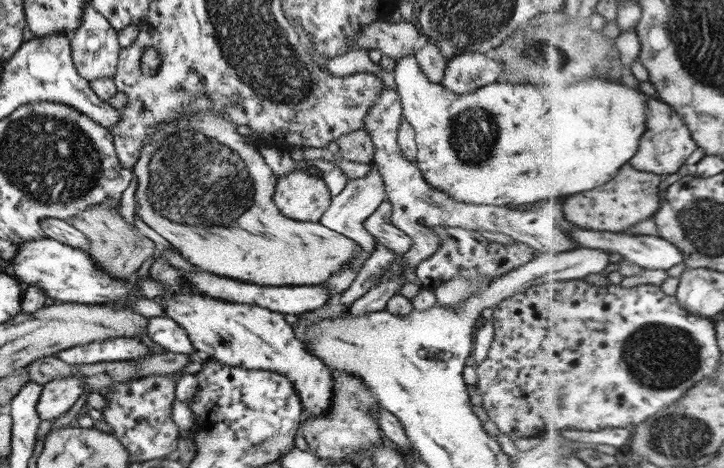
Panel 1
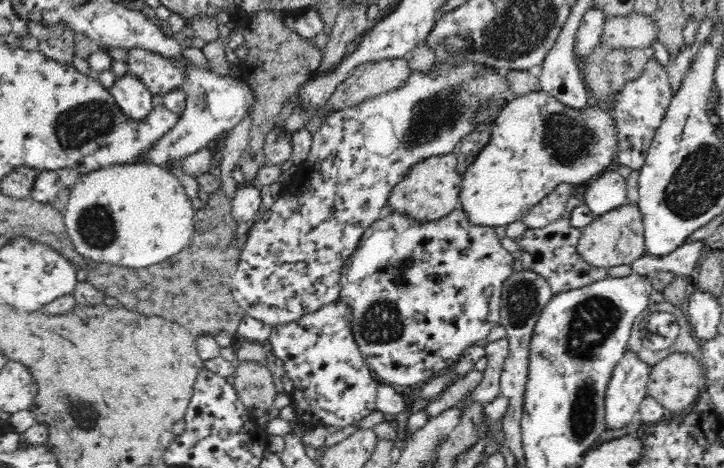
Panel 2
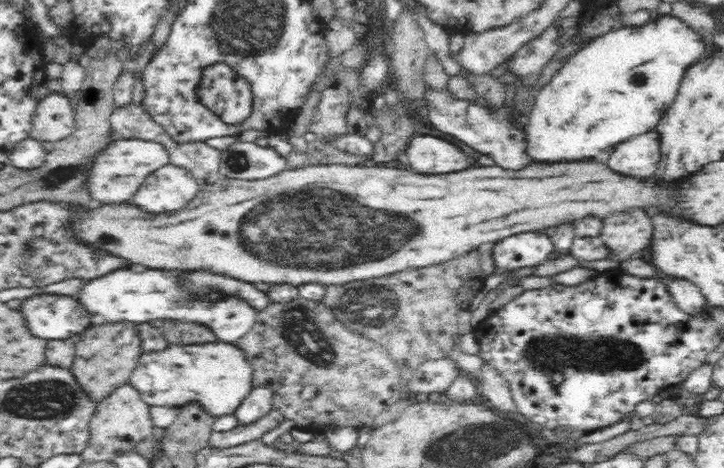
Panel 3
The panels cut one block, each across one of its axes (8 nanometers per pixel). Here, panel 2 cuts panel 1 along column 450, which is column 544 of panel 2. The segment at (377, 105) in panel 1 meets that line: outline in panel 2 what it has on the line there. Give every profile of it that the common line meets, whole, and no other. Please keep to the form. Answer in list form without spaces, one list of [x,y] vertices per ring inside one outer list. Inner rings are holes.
[[[559,184],[548,196],[529,209],[521,218],[522,222],[528,229],[537,229],[552,224],[558,218],[566,217],[566,203],[576,194],[576,189],[571,184]]]

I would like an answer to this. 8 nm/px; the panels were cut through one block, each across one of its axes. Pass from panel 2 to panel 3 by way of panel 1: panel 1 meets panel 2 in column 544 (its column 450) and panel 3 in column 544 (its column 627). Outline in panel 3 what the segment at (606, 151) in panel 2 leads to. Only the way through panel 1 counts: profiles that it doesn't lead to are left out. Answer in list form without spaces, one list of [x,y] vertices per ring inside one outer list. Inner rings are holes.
[[[661,15],[657,19],[648,21],[641,27],[621,27],[615,31],[608,31],[607,33],[600,35],[587,42],[587,45],[580,50],[577,50],[574,55],[570,55],[569,58],[563,63],[563,66],[552,76],[550,82],[546,84],[536,98],[536,103],[532,106],[528,117],[523,119],[522,131],[524,131],[524,140],[528,142],[526,148],[526,154],[536,160],[536,162],[578,162],[578,160],[584,160],[584,158],[596,158],[598,154],[602,152],[608,152],[612,146],[620,144],[620,142],[626,142],[638,134],[644,134],[645,132],[652,131],[658,126],[658,122],[664,117],[664,113],[670,105],[674,102],[676,94],[678,94],[678,86],[680,86],[680,80],[684,76],[684,70],[688,68],[688,64],[692,62],[698,62],[700,58],[704,57],[705,44],[703,40],[692,30],[688,28],[682,20],[678,20],[678,17],[674,15]]]

